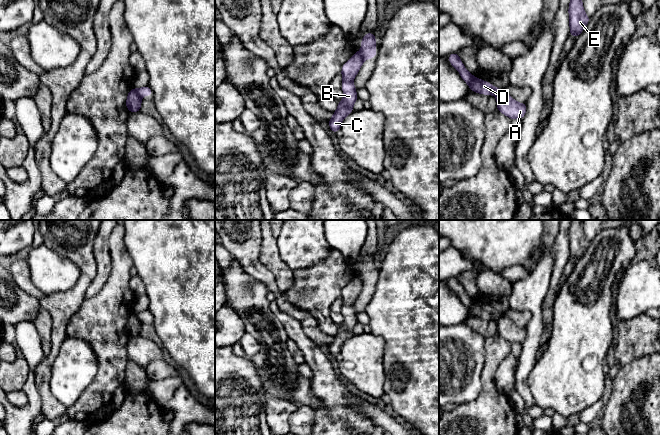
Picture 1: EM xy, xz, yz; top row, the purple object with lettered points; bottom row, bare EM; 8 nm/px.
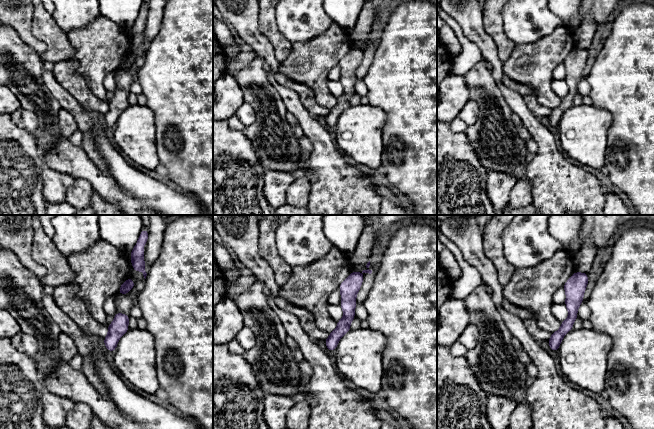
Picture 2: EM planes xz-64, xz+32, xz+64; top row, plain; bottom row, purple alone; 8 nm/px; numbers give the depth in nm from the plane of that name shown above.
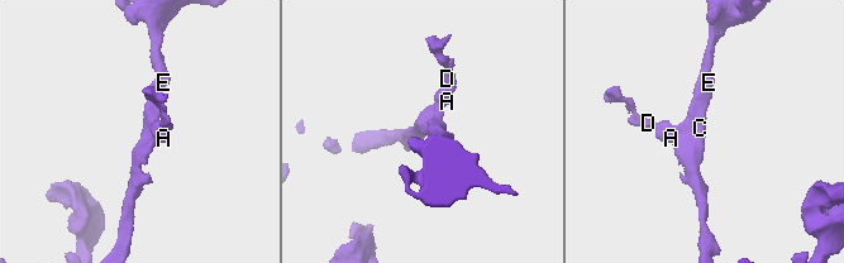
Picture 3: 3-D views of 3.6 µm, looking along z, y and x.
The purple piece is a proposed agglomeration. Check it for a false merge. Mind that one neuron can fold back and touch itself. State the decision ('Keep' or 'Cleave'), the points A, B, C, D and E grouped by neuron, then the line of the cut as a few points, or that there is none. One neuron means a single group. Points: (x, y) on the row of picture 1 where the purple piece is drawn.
Cleave. Groups: A B C E / D. Split along xy (135, 89), (140, 96)

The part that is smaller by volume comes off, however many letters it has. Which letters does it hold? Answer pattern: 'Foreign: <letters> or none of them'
Foreign: D

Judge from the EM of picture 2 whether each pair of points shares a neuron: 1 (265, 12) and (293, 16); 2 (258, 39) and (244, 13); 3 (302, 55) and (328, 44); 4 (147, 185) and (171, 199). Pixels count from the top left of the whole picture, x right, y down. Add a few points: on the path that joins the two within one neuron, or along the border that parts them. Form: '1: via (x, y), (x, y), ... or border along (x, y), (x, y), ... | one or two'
1: border along (275, 10), (277, 27), (285, 36) | two
2: via (252, 33), (247, 28), (245, 19) | one
3: via (308, 55), (317, 55), (322, 50) | one
4: via (153, 191), (165, 199) | one

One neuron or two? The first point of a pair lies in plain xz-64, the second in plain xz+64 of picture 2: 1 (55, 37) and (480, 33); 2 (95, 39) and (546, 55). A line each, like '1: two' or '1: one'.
1: two
2: one

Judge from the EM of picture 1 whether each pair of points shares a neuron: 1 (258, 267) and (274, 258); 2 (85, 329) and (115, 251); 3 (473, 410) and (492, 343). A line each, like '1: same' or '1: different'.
1: different
2: same
3: same

